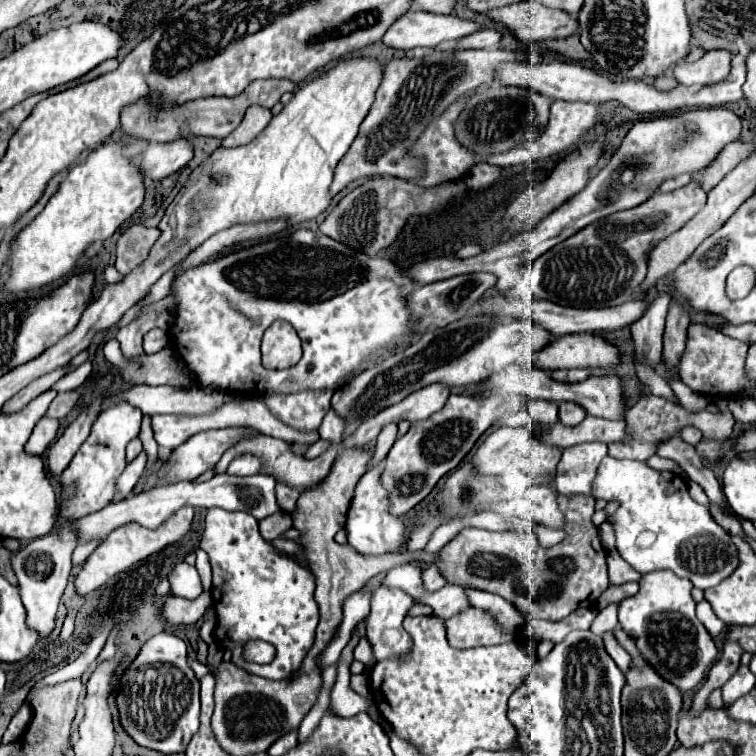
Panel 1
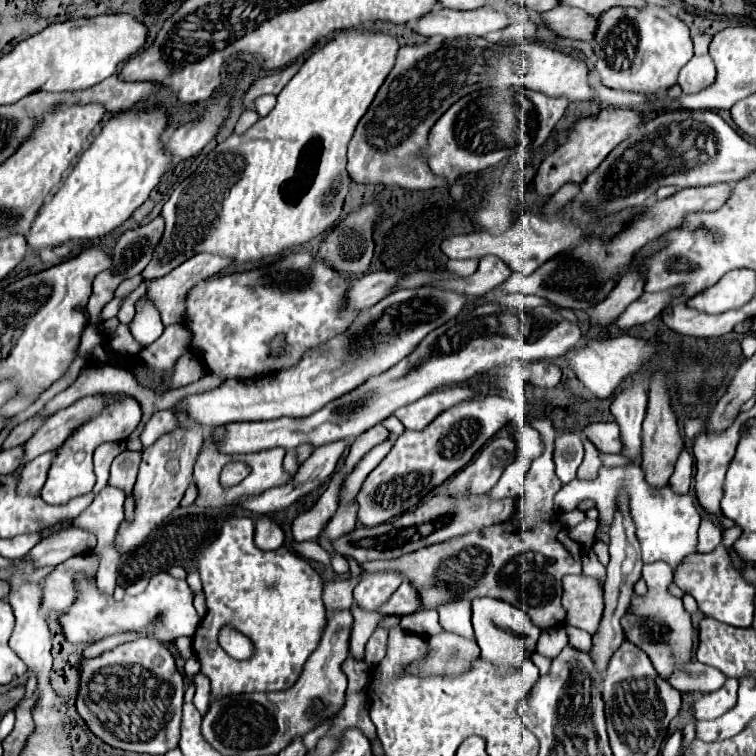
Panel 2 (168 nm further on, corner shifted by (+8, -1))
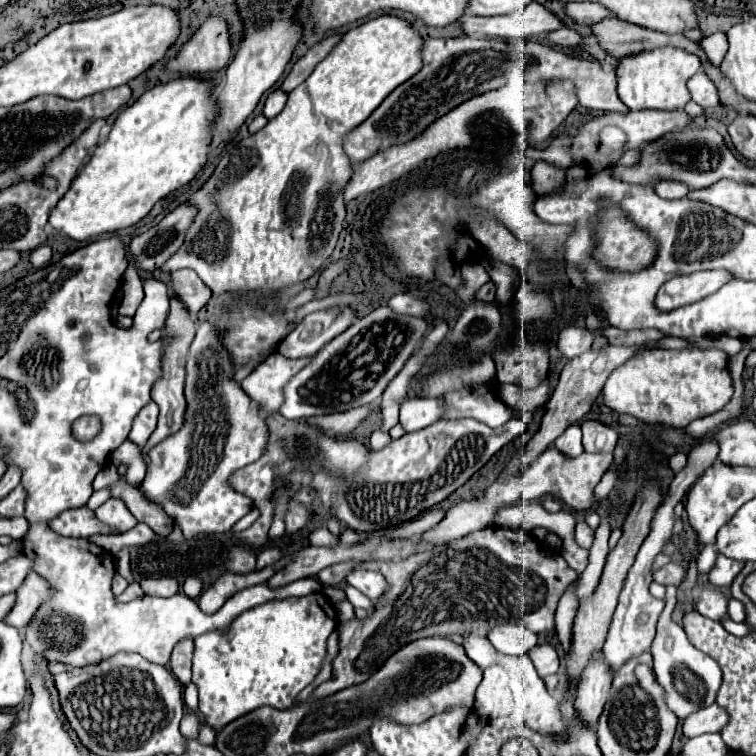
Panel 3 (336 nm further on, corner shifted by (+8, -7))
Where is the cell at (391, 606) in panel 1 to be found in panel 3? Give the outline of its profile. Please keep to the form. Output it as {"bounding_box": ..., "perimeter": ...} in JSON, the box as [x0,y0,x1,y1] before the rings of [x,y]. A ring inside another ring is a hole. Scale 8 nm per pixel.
{"bounding_box":[348,572,388,600],"perimeter":[[[352,572],[348,574],[348,584],[352,584],[354,588],[358,588],[364,596],[368,596],[370,600],[380,600],[386,590],[388,590],[388,582],[380,572]]]}

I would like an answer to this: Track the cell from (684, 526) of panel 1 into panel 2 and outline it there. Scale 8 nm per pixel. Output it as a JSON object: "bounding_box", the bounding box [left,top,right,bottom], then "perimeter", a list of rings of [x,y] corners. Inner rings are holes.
{"bounding_box":[554,466,700,568],"perimeter":[[[618,466],[618,468],[600,468],[600,476],[596,480],[572,480],[570,484],[564,484],[558,494],[554,496],[554,510],[556,512],[570,512],[574,510],[582,500],[592,498],[596,500],[596,508],[600,510],[600,518],[604,522],[602,540],[608,542],[608,530],[612,524],[612,516],[618,506],[618,494],[620,492],[630,494],[630,514],[636,524],[636,536],[642,542],[642,560],[646,564],[664,560],[672,568],[678,566],[688,554],[696,552],[698,542],[698,526],[700,526],[700,510],[696,506],[694,496],[686,494],[674,494],[670,486],[664,488],[652,488],[646,484],[642,468],[640,466]]]}

